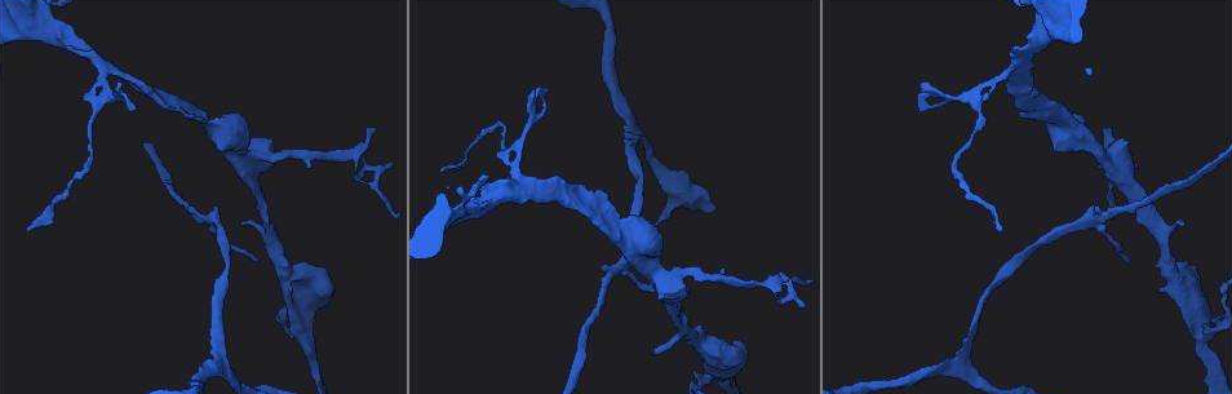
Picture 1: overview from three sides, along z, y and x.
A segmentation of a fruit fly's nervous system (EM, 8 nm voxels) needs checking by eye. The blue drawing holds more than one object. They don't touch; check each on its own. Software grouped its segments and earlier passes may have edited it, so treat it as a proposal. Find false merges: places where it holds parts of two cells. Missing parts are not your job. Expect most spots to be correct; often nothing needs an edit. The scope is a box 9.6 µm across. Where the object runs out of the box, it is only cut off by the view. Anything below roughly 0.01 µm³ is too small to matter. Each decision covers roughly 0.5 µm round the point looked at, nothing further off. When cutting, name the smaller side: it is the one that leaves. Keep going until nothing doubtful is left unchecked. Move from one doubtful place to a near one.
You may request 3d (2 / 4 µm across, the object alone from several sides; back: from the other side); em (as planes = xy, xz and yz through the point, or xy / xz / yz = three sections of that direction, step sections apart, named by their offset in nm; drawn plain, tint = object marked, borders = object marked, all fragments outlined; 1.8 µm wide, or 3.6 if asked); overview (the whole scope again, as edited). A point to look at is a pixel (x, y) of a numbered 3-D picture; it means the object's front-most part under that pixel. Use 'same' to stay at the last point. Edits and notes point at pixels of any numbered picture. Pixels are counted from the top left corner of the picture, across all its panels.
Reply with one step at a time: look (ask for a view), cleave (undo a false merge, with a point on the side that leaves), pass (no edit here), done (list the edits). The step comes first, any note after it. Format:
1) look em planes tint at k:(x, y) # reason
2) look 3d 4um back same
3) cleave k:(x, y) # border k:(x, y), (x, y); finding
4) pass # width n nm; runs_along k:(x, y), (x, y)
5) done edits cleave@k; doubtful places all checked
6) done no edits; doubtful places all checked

look em planes tint at 1:(216, 371) # arms part here

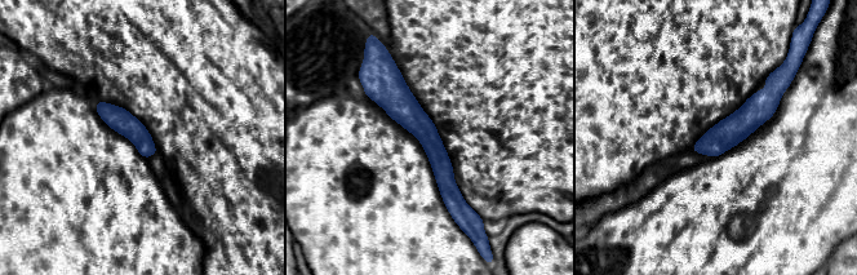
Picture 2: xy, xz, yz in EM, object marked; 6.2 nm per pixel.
pass # width 150 nm; all the same cell

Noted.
look 3d 2um at 1:(199, 113) # three arms meet

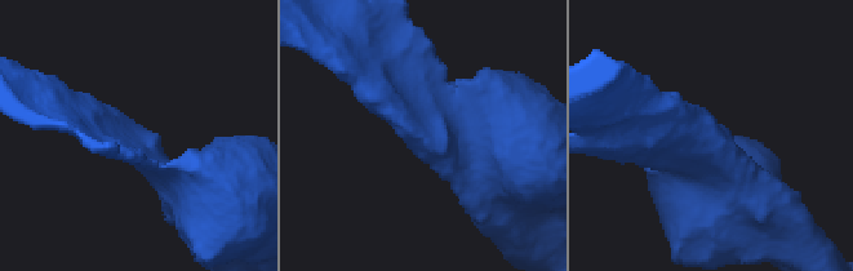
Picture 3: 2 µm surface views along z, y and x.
look em planes tint at 3:(426, 137) # now the EM

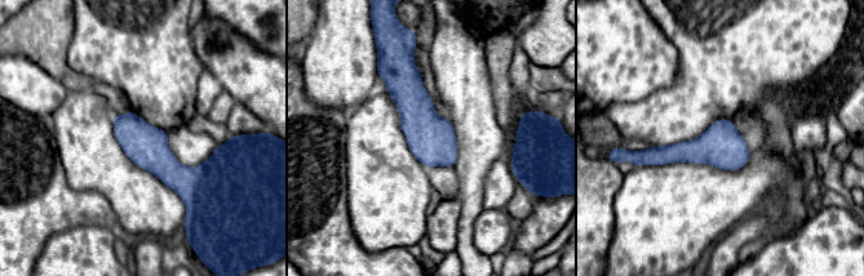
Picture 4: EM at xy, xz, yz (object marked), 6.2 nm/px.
pass # width 260 nm; runs_along 4:(116, 119), (172, 173), (200, 173), (220, 148); continuous, no second cell

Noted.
look em xz step 16 tint at 1:(21, 28) # thick turns thin

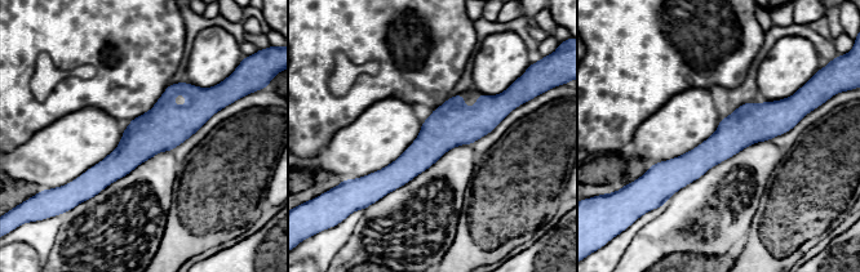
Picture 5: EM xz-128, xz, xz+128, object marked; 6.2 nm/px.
look em planes tint same

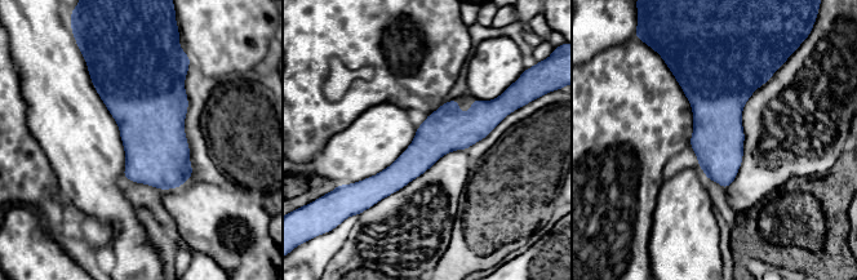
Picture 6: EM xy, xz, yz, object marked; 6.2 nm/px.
pass # continuous, no second cell

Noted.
done no edits; doubtful places all checked

